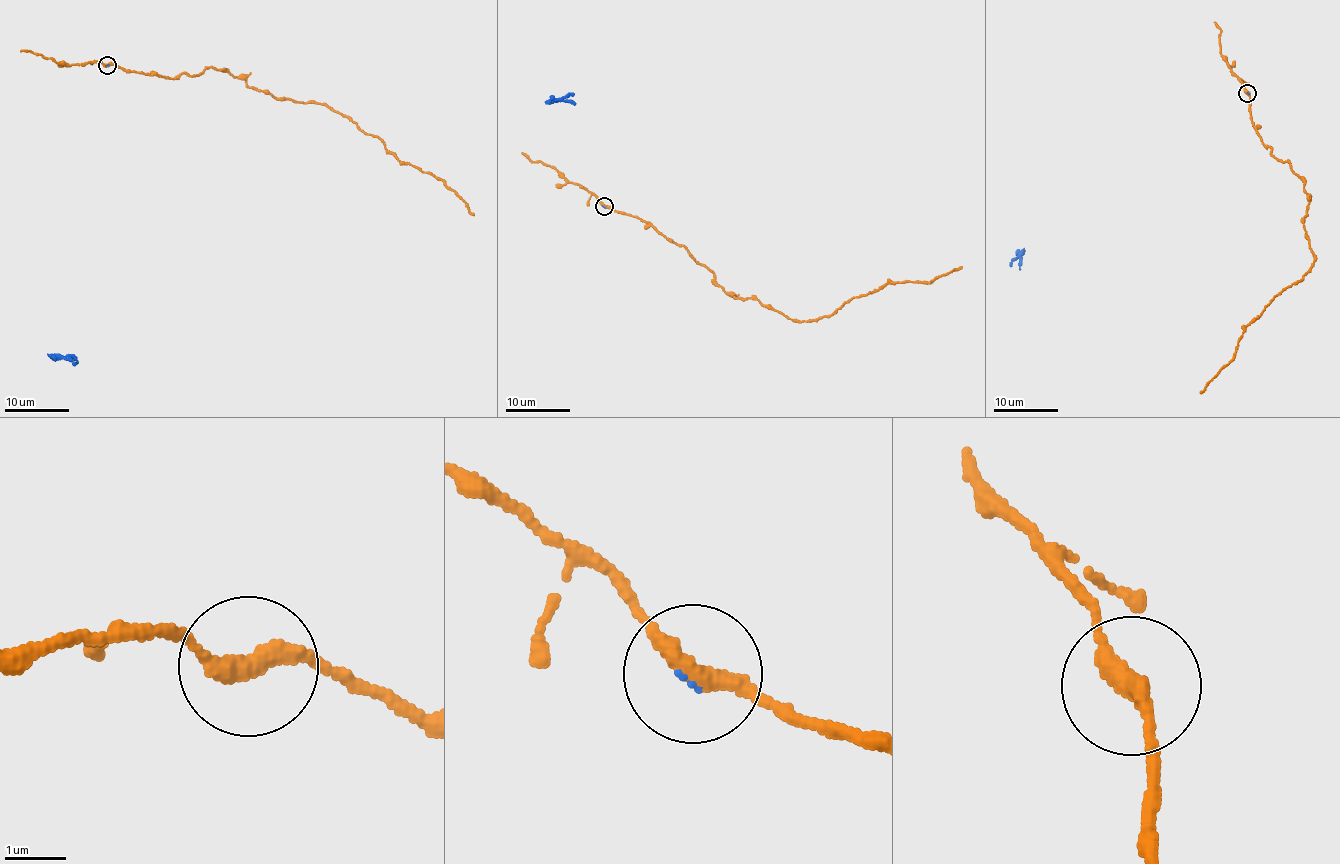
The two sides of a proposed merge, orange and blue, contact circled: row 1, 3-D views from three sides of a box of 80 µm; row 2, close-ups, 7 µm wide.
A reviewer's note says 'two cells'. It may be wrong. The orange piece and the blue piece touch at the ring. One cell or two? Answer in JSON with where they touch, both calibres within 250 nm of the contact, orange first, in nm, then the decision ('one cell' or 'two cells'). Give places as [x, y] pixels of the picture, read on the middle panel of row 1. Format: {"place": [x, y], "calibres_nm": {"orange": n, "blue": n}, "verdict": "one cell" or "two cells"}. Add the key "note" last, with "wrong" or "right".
{"place": [604, 206], "calibres_nm": {"orange": 320, "blue": 50}, "verdict": "one cell", "note": "wrong"}

